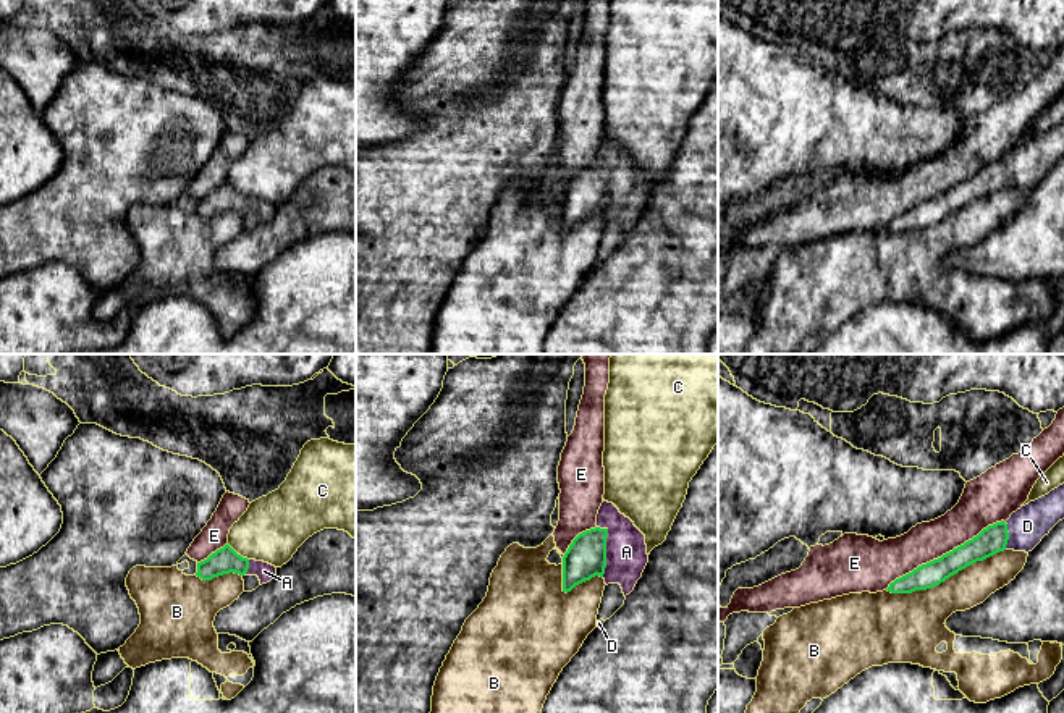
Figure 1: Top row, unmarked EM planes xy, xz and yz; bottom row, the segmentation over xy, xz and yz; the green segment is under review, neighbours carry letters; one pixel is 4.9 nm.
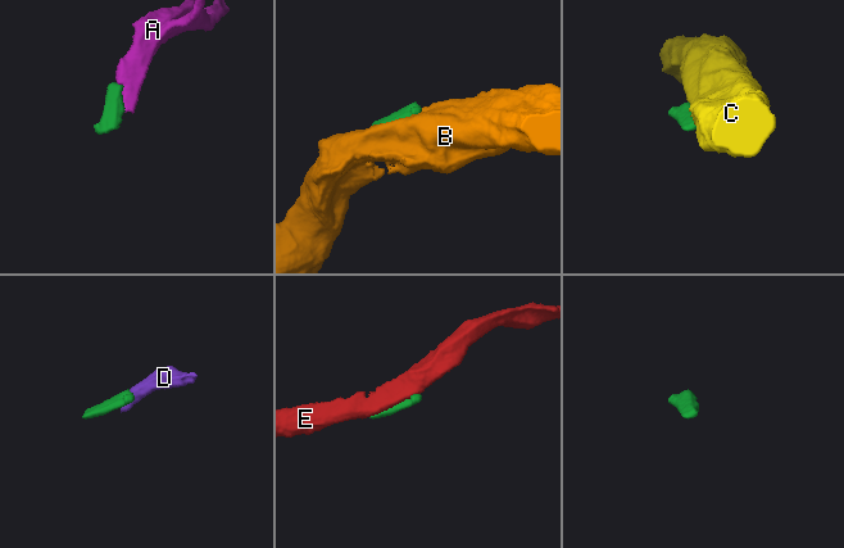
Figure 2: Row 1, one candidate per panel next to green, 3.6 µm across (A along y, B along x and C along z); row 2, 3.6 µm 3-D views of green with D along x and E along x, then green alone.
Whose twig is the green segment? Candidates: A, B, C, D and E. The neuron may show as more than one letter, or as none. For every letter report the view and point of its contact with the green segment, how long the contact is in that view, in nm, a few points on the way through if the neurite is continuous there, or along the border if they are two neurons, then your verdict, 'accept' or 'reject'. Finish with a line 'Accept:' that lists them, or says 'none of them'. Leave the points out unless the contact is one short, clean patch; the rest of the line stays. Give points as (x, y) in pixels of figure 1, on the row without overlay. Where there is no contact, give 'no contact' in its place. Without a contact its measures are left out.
A: meets green in xz at (605, 186); contact 260 nm long; runs through xz (586, 194), (605, 186), (626, 189); accept
B: meets green in yz at (945, 217); contact 650 nm long; reject
C: meets green in xy at (236, 191); contact 140 nm long; reject
D: meets green in yz at (1008, 173); contact 140 nm long; runs through yz (993, 177), (1008, 173), (1017, 172), (1027, 164); accept
E: meets green in yz at (946, 191); contact 700 nm long; reject
Accept: A, D

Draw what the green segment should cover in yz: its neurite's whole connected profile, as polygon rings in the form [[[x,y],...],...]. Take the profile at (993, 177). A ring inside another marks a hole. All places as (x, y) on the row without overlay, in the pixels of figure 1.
[[[1064,121],[1048,133],[1022,144],[1004,160],[983,167],[977,175],[952,189],[918,204],[886,226],[891,231],[912,231],[939,223],[967,204],[999,189],[1032,189],[1049,168],[1064,157]]]

